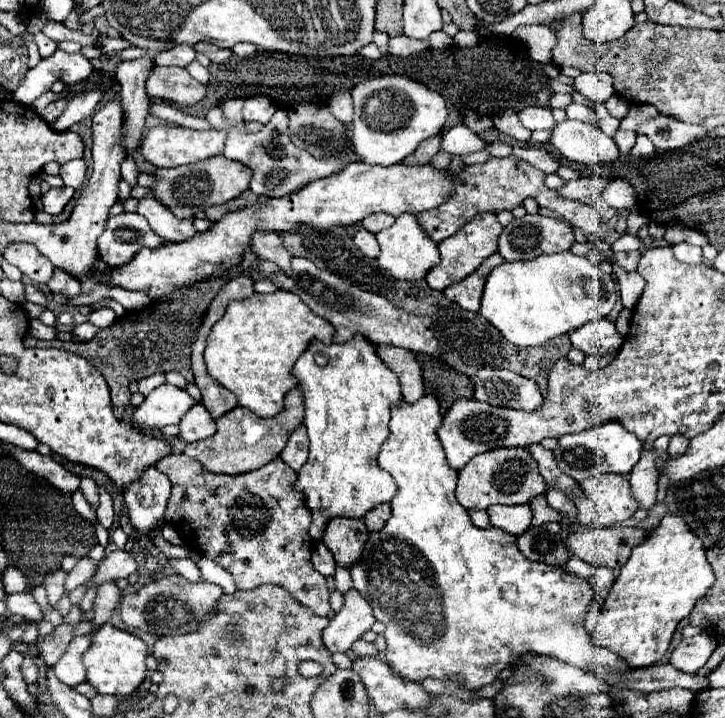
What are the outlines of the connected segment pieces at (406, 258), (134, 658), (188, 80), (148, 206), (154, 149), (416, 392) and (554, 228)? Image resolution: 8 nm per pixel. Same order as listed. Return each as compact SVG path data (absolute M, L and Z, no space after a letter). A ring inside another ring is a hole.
M412 214L398 216L394 226L382 230L380 234L376 234L376 238L380 244L378 264L382 270L386 270L396 280L420 282L432 270L432 266L436 266L440 262L440 254L438 254L436 244L422 232L416 216L412 216Z
M104 624L92 634L92 646L82 658L86 668L86 682L90 682L98 694L128 696L134 690L138 690L138 686L148 676L146 656L148 656L148 646L144 644L144 640L124 630L118 630L110 624Z
M156 66L146 82L150 98L168 100L180 106L194 106L206 96L206 86L194 80L186 68L160 68Z
M144 196L144 198L140 199L138 213L148 220L150 228L158 236L162 236L166 242L184 242L184 240L188 240L188 238L192 238L196 234L196 230L192 226L192 218L188 218L188 220L174 218L152 196Z
M160 124L148 130L146 138L140 144L140 152L144 160L156 168L176 168L182 164L192 164L204 158L212 158L216 154L224 154L224 142L226 142L224 130L202 132L202 130L190 130L190 128L174 126L174 124Z
M380 346L376 348L376 354L398 376L404 402L406 404L418 402L424 396L424 384L422 384L422 370L414 354L396 346Z
M526 214L524 218L520 220L512 220L500 234L498 238L498 254L506 260L506 262L526 262L526 260L532 260L536 256L542 256L542 254L552 254L552 252L566 252L570 250L574 244L574 234L570 230L568 224L560 222L560 220L554 220L554 218L548 218L548 216L540 216L540 214Z

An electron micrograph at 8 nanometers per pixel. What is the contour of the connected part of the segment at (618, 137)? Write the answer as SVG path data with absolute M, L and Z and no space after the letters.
M616 130L614 132L614 136L612 136L612 140L616 142L616 146L618 146L618 150L622 152L622 154L626 154L628 150L632 150L632 146L634 146L634 132L624 132L624 130Z

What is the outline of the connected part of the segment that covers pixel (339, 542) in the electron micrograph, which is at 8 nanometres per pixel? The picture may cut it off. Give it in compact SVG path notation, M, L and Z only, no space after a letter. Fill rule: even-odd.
M332 518L324 532L324 544L334 554L338 566L350 568L354 566L364 550L368 540L368 530L362 520L350 518Z

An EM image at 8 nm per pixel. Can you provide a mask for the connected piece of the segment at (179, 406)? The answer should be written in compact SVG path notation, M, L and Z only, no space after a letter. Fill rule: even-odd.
M162 384L146 396L144 404L136 408L134 422L142 428L160 430L168 424L178 424L194 404L196 400L186 390L172 384Z

